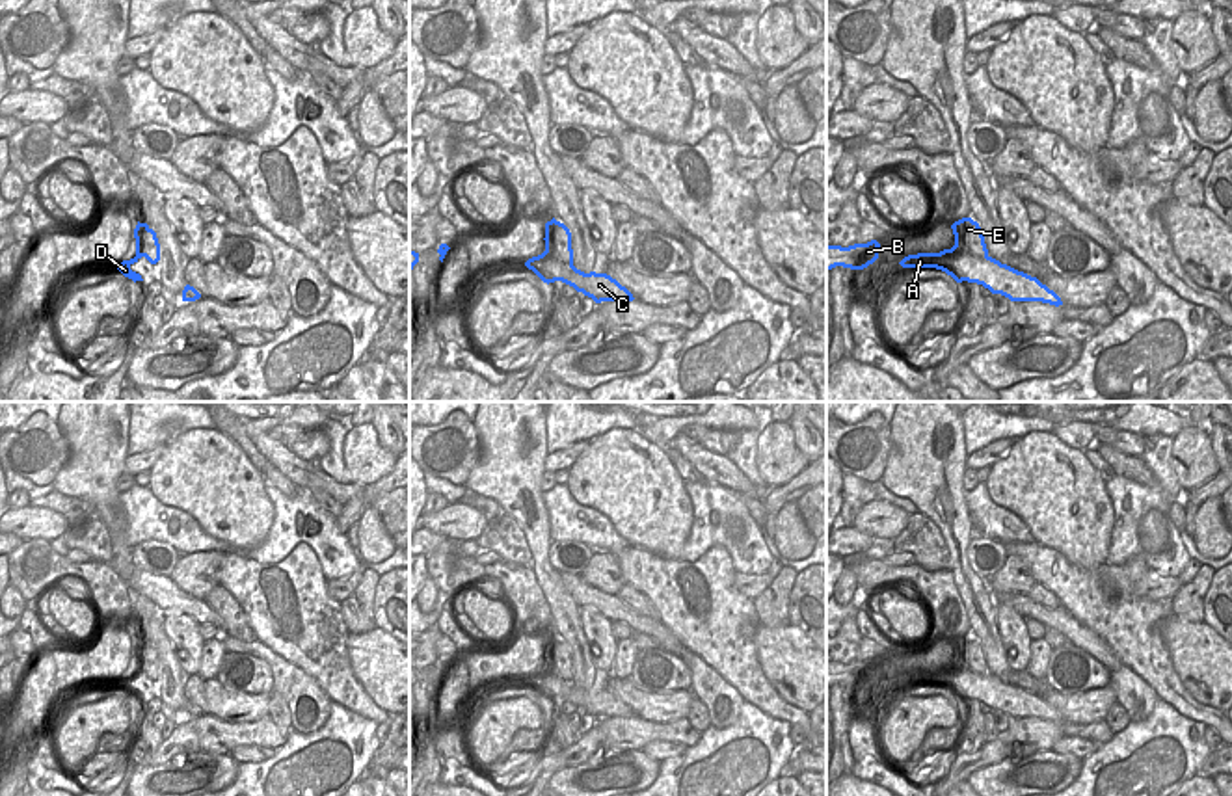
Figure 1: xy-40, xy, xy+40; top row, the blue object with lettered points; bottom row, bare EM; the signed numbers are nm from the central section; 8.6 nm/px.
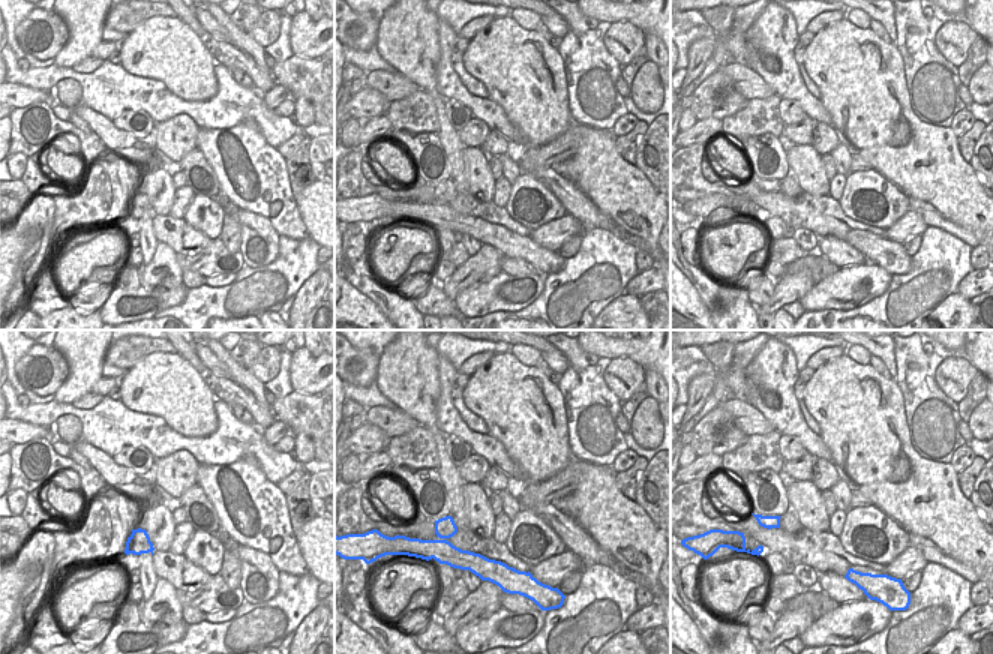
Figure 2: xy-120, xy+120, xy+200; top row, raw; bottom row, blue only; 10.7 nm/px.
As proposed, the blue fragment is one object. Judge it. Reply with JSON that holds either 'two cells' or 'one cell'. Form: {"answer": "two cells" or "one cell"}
{"answer": "two cells"}

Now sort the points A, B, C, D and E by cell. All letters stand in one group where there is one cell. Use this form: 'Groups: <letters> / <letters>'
Groups: A B C D / E

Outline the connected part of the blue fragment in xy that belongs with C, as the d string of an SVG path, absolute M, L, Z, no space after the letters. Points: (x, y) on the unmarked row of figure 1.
M542 670L525 679L529 686L532 686L543 699L562 697L573 703L577 709L592 714L596 720L601 718L633 718L633 710L622 703L616 696L607 690L584 690L577 686L573 681L566 681L556 675L555 670Z

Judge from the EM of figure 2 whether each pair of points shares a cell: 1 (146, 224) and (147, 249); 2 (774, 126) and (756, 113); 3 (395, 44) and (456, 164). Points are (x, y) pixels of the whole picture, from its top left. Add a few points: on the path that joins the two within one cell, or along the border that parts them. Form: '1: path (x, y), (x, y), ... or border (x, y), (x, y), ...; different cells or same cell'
1: path (146, 230), (147, 243); same cell
2: path (770, 122), (761, 116); same cell
3: path (423, 74), (440, 101), (447, 134); same cell

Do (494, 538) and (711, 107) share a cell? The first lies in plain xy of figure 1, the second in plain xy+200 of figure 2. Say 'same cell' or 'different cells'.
different cells

